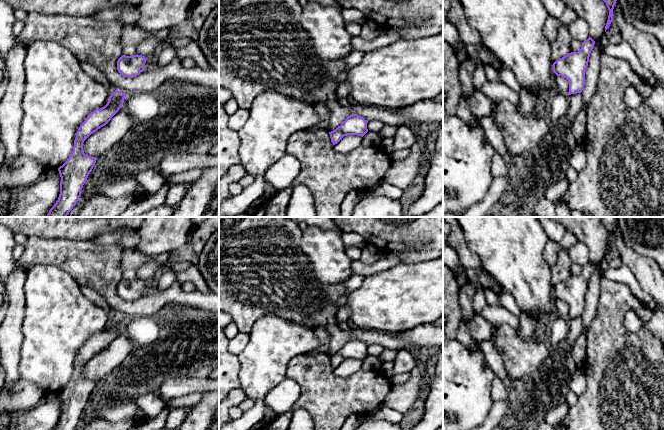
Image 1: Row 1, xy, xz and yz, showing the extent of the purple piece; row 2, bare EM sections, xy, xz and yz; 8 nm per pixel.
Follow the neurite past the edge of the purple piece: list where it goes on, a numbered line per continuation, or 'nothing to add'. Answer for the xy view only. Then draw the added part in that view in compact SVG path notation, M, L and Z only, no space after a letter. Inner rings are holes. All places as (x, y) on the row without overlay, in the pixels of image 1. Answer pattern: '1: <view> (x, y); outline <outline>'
nothing to add

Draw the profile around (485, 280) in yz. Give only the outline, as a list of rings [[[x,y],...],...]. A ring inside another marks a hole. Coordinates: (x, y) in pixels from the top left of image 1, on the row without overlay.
[[[485,271],[479,275],[478,285],[482,288],[491,288],[496,294],[505,291],[499,283]]]

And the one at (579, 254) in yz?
[[[576,243],[574,246],[568,249],[568,254],[573,263],[580,266],[584,266],[589,262],[589,251],[586,245],[583,243]]]

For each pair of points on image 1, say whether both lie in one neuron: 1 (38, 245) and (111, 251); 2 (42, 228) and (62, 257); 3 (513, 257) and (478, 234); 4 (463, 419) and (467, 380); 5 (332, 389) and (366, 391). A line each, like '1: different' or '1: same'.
1: same
2: different
3: same
4: same
5: same

